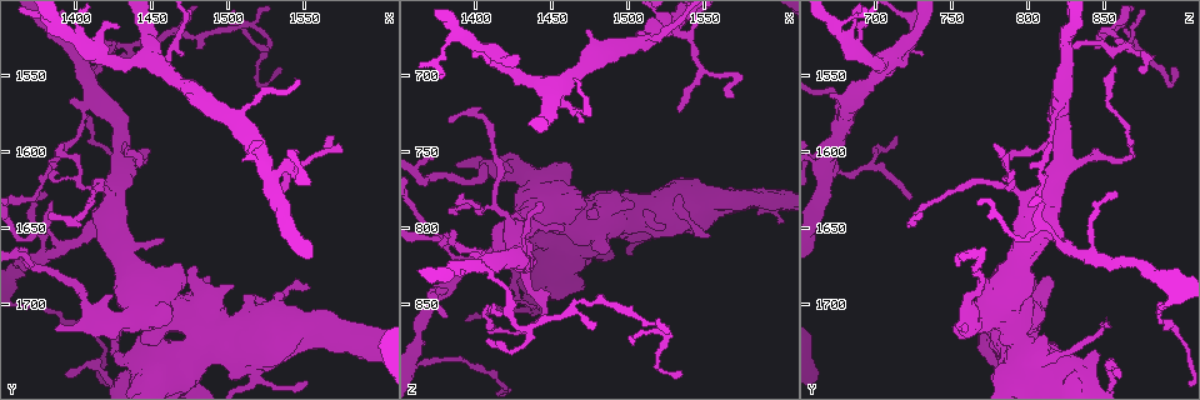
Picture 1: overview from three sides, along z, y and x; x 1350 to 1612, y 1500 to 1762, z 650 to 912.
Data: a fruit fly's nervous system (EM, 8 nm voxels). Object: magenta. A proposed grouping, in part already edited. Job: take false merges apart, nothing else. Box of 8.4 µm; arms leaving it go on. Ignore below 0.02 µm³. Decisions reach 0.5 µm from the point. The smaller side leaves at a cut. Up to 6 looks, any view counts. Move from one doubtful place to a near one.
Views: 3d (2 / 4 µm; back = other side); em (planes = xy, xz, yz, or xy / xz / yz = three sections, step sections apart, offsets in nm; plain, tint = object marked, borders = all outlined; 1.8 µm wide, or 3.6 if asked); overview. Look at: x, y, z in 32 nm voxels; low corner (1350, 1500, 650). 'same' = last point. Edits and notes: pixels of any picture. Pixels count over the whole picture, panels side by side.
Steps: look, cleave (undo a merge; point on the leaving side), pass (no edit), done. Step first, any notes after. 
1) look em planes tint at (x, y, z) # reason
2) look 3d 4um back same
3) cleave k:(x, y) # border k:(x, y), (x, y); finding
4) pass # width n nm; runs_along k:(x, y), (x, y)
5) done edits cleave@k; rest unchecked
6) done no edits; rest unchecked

look 3d 4um at (1402, 1534, 826) # three-way junction

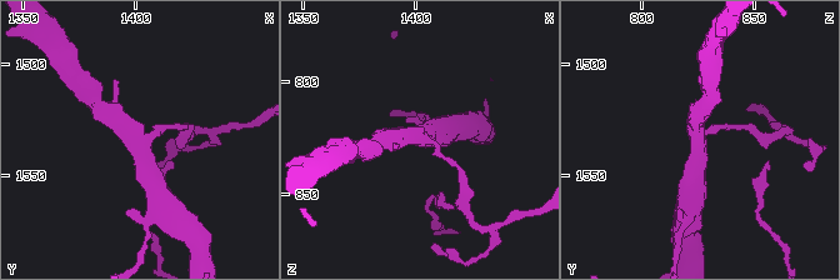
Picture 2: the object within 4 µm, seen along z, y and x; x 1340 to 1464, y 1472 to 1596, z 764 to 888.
look em planes tint at (1403, 1535, 825) # arms 3; shape alone is not enough

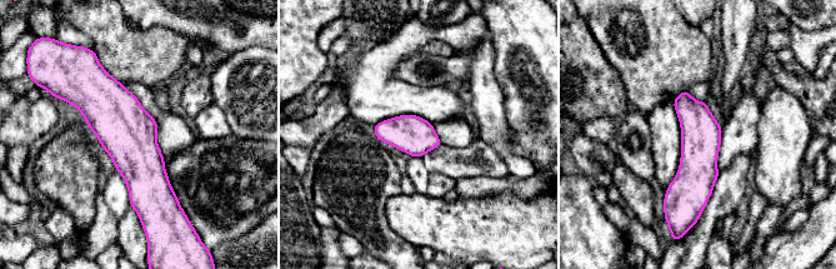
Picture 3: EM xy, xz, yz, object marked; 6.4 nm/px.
pass # runs_along 3:(100, 70), (145, 209); all the same neuron

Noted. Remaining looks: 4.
look 3d 4um at (1432, 1734, 814) # calibre changes

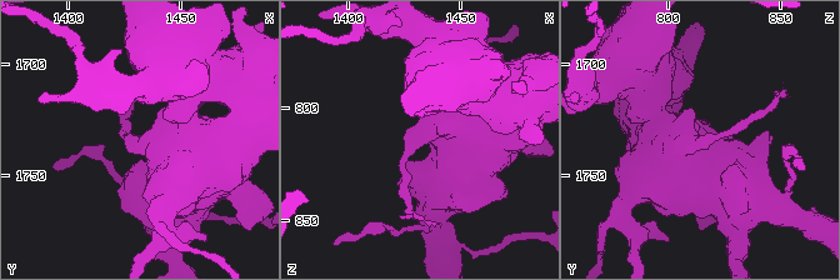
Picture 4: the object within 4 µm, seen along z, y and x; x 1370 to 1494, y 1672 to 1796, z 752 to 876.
look em xy step 8 tint at (1431, 1735, 812)

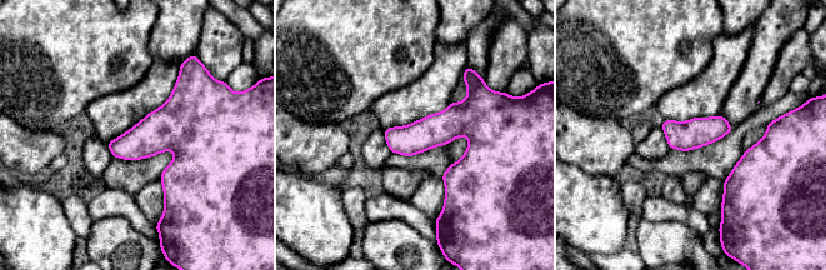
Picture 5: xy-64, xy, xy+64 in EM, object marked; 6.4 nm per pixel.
look em planes tint same

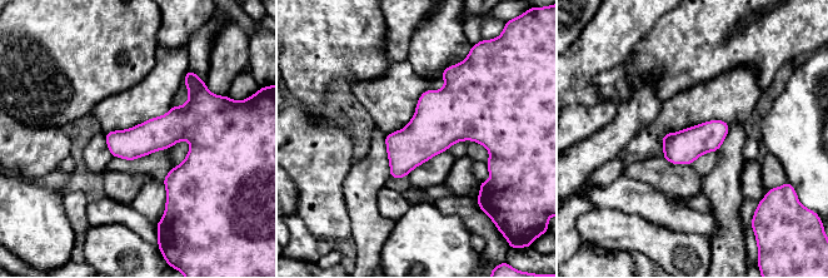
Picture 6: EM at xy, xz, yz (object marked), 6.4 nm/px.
pass # runs_along 6:(212, 132), (108, 137); one neuron here

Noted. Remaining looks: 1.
look em planes tint at (1450, 1540, 706) # two arms at a narrow angle

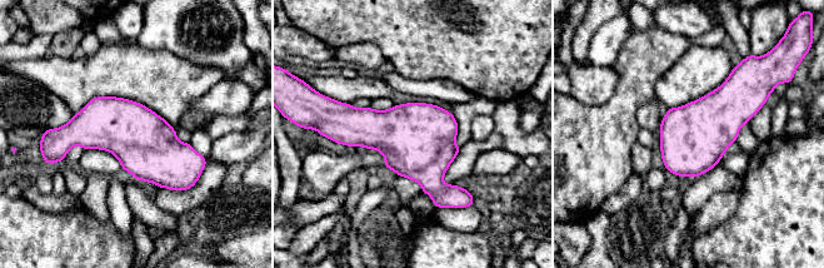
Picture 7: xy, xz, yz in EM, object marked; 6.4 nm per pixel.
pass # one neuron here

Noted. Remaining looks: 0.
done no edits; rest unchecked

